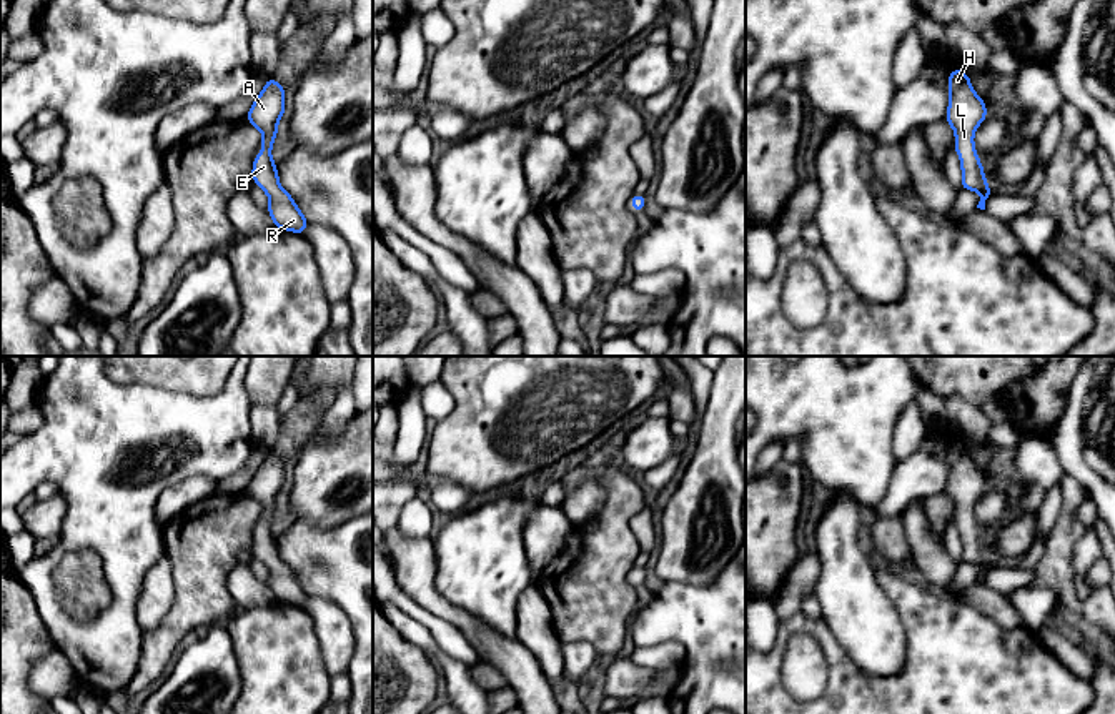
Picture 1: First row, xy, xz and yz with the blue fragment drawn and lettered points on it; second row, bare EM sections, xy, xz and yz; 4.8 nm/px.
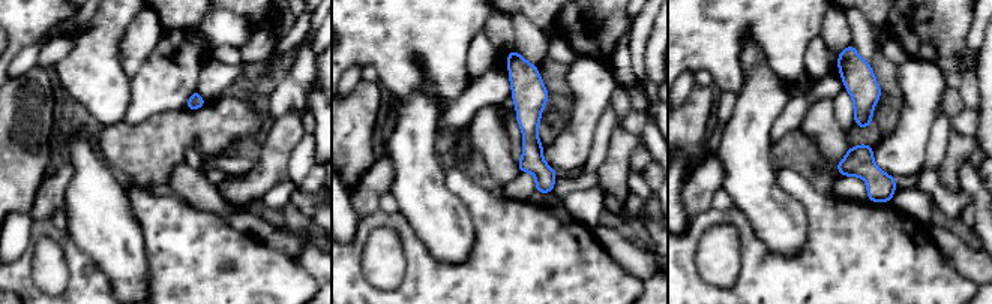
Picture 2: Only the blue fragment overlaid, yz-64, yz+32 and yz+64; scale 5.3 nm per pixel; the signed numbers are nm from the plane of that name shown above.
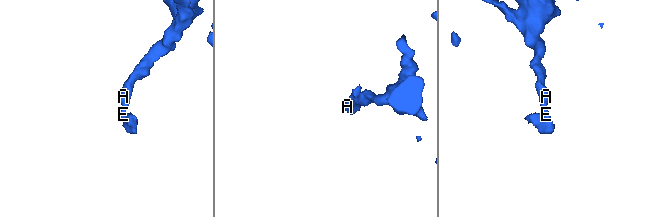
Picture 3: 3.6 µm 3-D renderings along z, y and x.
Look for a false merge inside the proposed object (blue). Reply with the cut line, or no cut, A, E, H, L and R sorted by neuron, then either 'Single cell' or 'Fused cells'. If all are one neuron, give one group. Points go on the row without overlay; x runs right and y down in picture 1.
No split. Groups: A E H L R. Single cell

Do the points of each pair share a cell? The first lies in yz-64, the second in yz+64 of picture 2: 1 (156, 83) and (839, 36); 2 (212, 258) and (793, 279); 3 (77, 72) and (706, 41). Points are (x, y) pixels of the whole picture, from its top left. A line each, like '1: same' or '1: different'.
1: different
2: same
3: same

